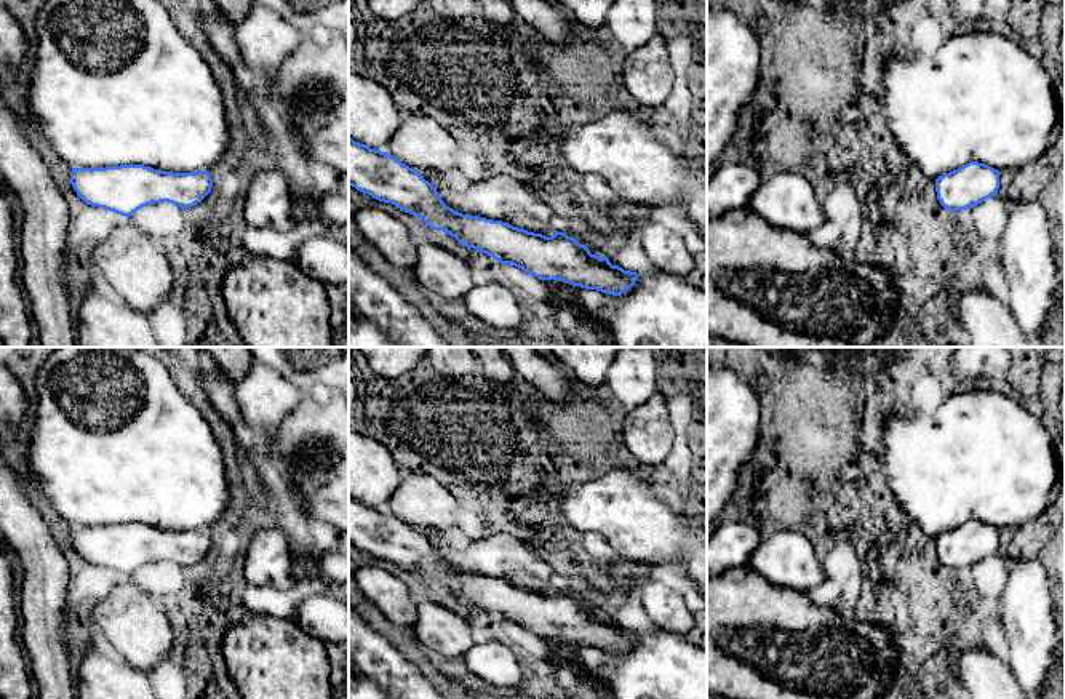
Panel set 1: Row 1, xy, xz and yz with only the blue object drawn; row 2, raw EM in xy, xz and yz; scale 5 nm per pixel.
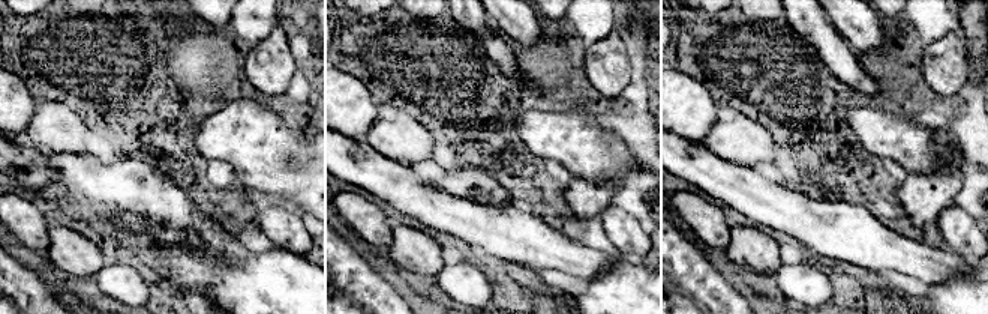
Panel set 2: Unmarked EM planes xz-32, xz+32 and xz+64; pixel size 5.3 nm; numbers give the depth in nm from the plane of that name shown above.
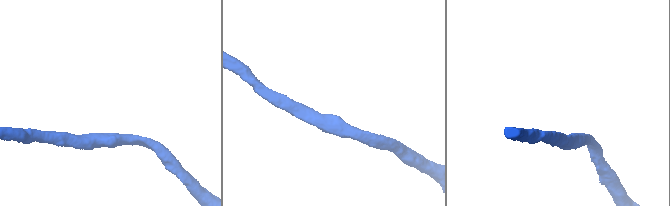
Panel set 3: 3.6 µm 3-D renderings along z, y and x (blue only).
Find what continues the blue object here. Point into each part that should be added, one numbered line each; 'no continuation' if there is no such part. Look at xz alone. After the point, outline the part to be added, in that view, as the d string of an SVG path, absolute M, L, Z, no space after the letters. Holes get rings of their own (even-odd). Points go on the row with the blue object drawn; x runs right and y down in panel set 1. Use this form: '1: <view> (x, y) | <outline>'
no continuation

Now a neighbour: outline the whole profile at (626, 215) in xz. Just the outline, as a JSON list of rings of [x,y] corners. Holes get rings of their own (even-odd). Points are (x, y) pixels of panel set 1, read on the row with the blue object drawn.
[[[617,197],[608,203],[608,206],[611,221],[627,232],[635,232],[652,216],[652,210],[649,206],[632,203]]]

